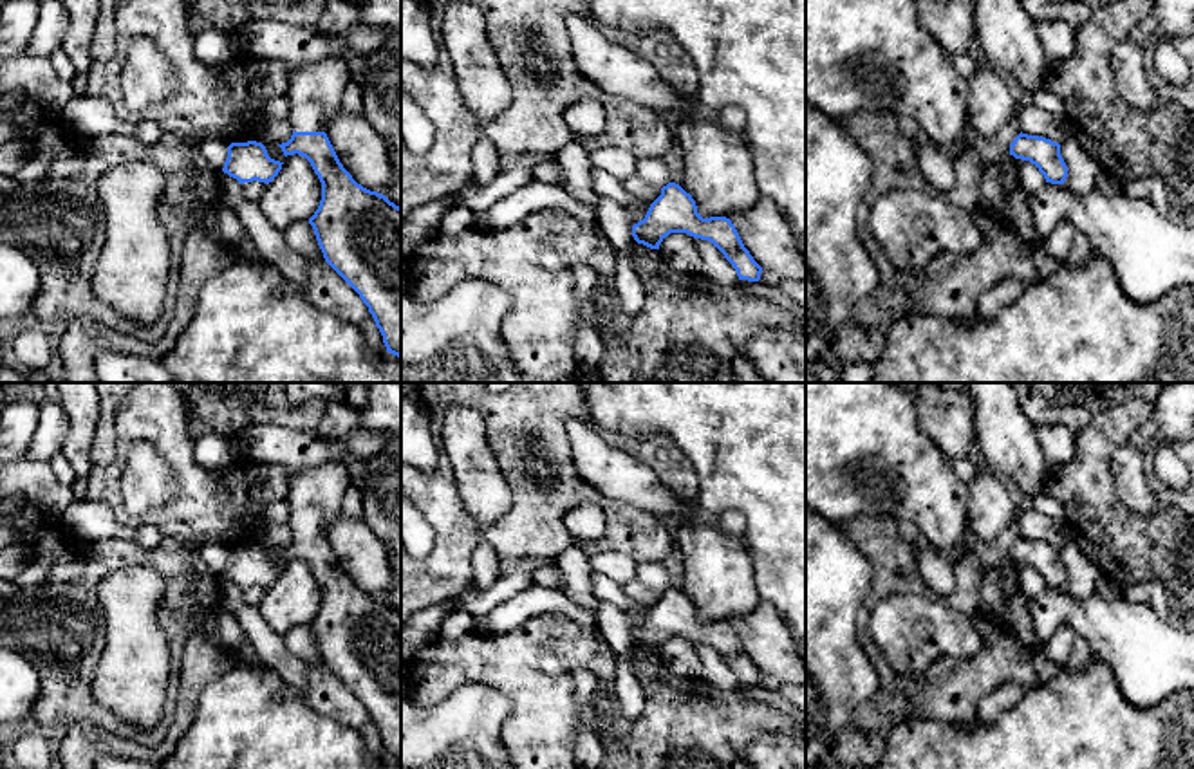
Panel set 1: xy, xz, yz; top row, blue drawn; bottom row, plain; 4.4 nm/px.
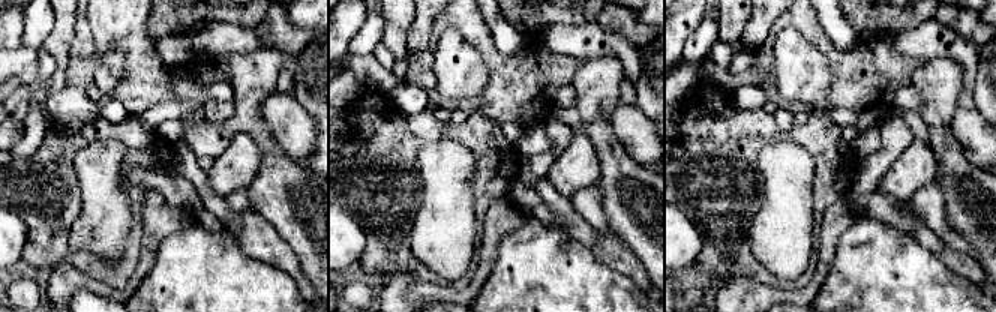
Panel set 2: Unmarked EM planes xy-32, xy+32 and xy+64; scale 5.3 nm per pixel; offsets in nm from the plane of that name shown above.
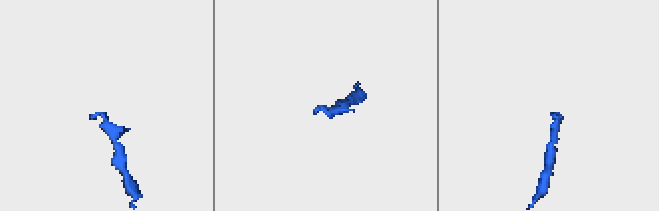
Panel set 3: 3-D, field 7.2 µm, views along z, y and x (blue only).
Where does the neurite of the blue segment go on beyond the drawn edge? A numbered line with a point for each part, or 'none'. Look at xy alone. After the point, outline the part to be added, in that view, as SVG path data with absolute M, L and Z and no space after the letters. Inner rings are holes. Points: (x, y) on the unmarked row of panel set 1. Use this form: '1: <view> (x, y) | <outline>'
1: xy (315, 495) | M340 460L305 469L289 469L285 500L291 509L289 529L294 536L325 536L327 527L343 514L341 500L350 473Z

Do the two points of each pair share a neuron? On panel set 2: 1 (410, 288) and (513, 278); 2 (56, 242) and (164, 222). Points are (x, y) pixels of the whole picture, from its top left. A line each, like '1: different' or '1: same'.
1: different
2: different

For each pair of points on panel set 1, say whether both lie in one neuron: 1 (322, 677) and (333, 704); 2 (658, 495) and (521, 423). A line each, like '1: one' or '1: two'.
1: one
2: two

